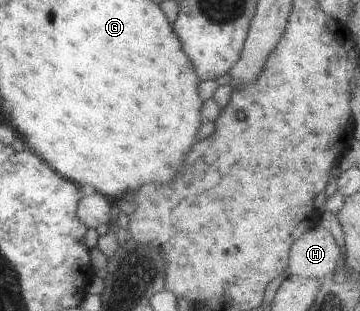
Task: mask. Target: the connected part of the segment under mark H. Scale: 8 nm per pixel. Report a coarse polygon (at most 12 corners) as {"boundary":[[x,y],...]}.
{"boundary":[[316,225],[290,247],[285,275],[322,281],[340,239]]}

